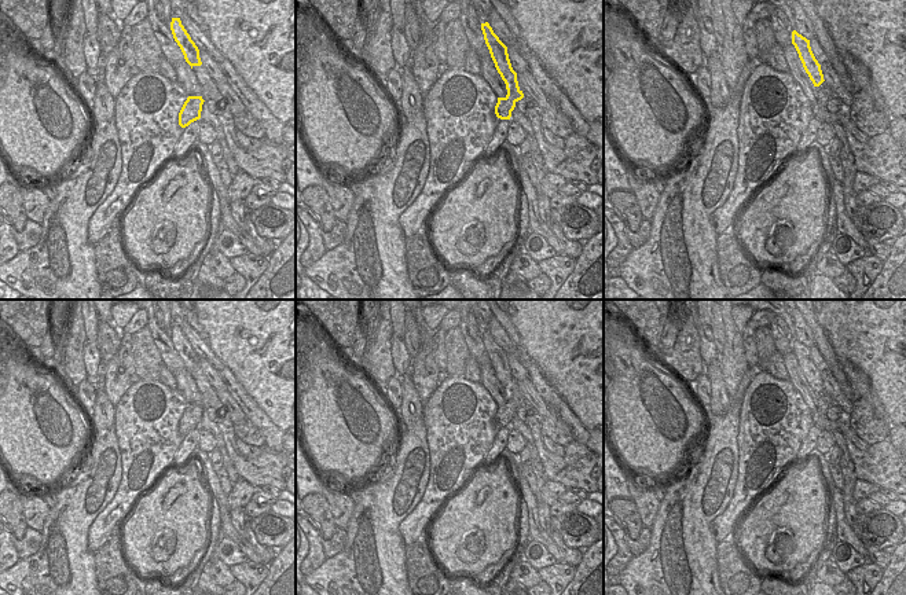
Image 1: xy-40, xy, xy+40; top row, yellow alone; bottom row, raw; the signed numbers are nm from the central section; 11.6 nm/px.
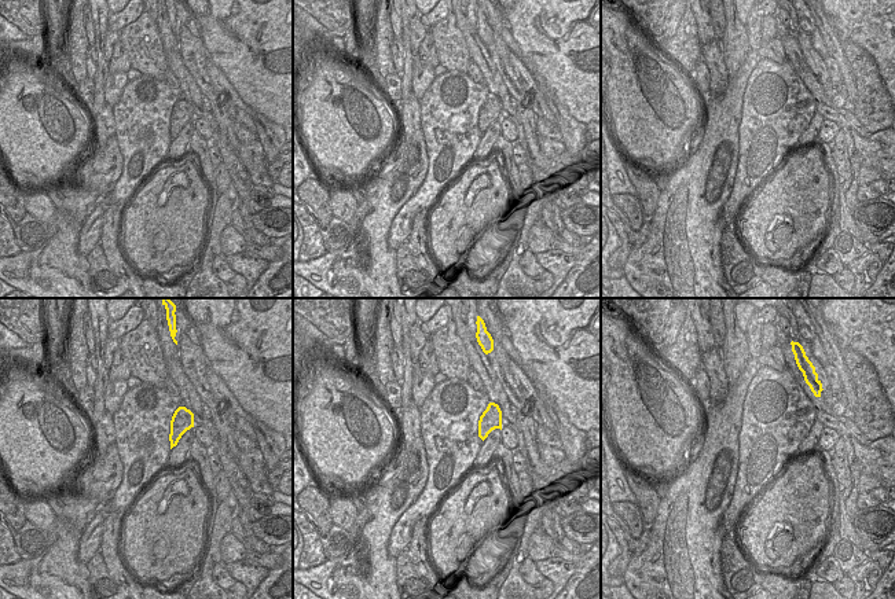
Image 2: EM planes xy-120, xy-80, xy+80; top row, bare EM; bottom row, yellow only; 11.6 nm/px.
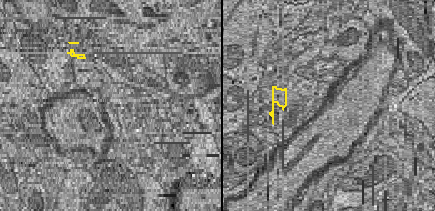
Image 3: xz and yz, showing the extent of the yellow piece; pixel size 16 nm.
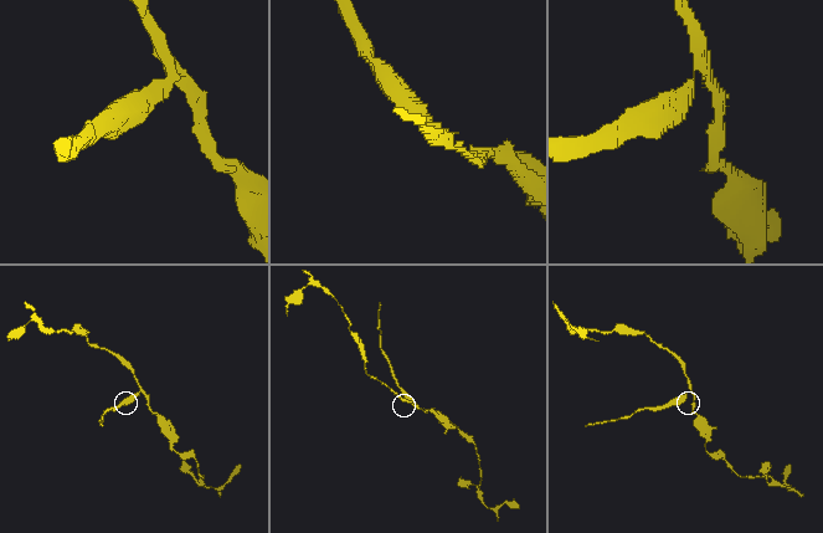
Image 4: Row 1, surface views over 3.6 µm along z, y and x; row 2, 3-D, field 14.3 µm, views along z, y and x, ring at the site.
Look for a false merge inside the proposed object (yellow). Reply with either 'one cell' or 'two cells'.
two cells

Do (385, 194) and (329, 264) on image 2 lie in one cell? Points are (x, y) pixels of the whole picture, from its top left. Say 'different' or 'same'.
same

